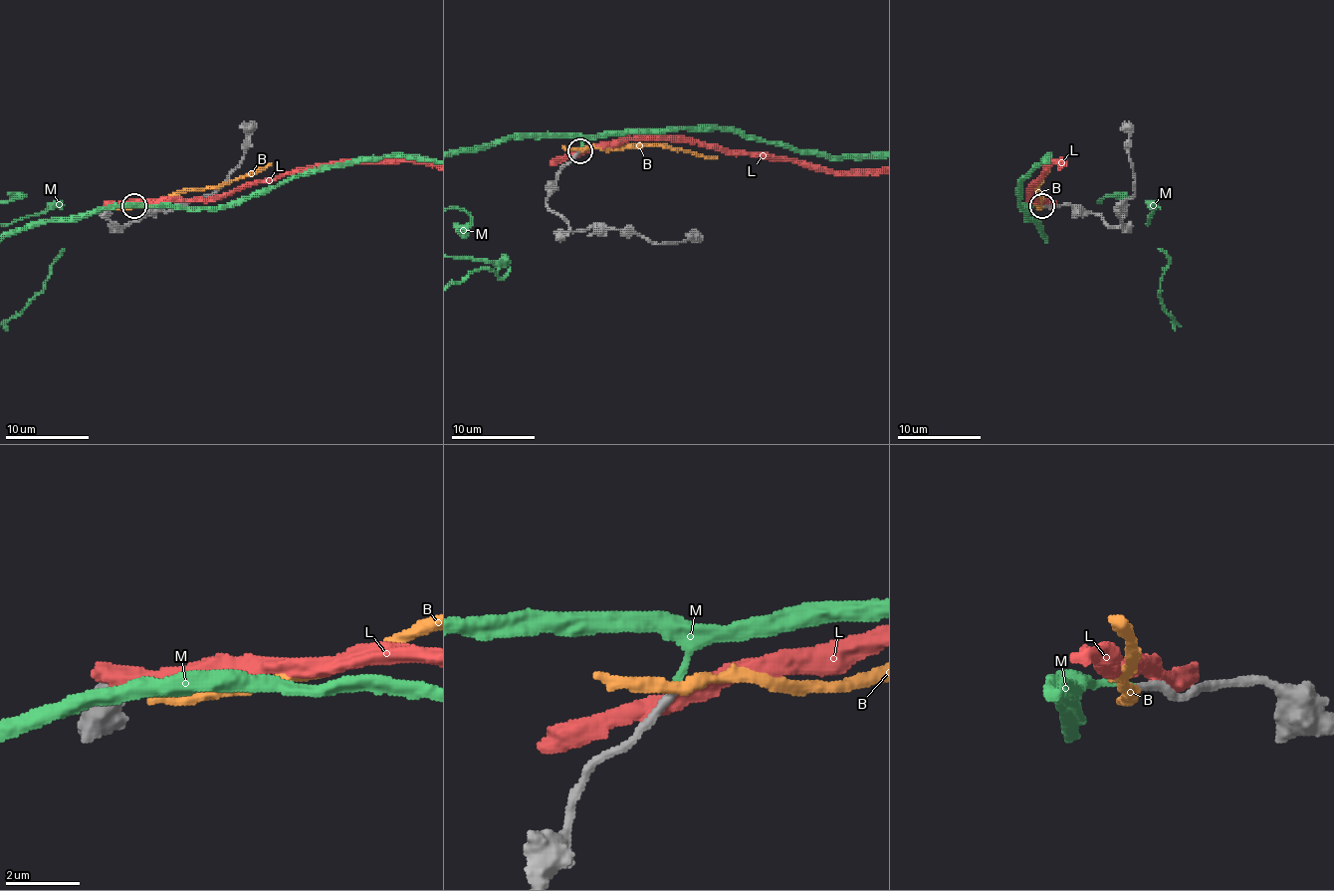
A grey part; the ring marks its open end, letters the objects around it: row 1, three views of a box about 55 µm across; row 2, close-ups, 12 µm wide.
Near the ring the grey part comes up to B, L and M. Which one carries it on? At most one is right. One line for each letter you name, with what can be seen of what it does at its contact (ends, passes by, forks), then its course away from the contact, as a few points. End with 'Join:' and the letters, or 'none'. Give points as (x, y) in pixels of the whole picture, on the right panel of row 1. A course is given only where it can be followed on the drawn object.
M: it ends
Join: M

